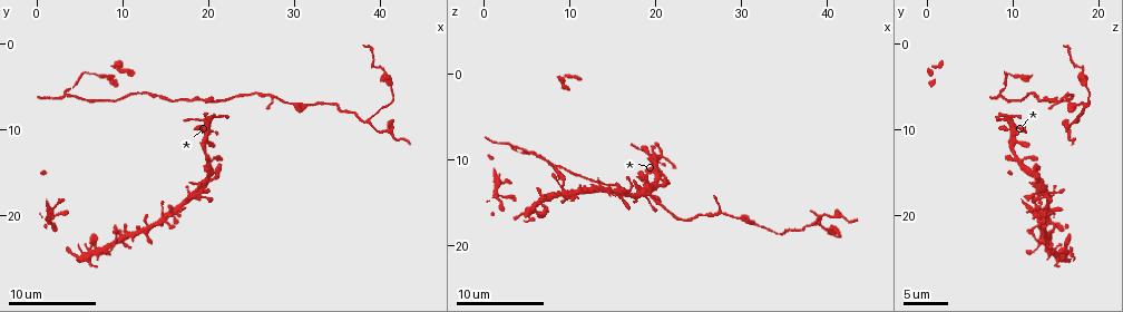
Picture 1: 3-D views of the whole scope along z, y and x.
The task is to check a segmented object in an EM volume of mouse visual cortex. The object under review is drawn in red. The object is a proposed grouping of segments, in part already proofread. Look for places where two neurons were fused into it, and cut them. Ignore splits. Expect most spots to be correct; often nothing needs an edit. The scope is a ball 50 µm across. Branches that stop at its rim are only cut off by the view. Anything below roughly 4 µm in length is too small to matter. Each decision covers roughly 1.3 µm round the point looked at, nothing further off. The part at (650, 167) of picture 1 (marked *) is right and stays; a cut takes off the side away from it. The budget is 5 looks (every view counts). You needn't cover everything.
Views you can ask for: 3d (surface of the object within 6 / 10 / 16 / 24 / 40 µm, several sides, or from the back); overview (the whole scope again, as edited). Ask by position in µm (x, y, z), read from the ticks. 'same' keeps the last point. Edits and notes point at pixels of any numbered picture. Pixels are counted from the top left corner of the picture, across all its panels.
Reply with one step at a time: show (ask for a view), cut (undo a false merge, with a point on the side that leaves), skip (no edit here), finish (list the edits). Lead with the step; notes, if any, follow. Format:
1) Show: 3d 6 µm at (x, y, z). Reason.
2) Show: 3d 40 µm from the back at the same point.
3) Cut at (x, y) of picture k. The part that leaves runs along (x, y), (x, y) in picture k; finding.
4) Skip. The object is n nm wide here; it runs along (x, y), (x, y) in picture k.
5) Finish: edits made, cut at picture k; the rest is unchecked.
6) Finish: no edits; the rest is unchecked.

Show: 3d 6 µm at (18.8, 6.4, 13.8).

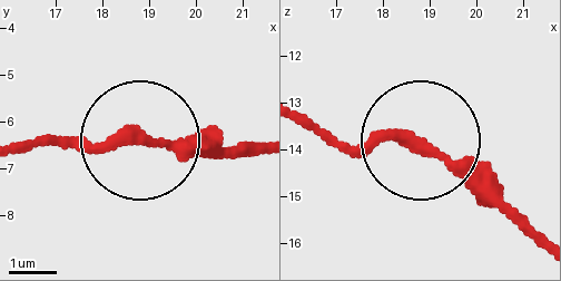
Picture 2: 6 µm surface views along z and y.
Show: 3d 6 µm from the back at (18.65, 6.25, 13.90).

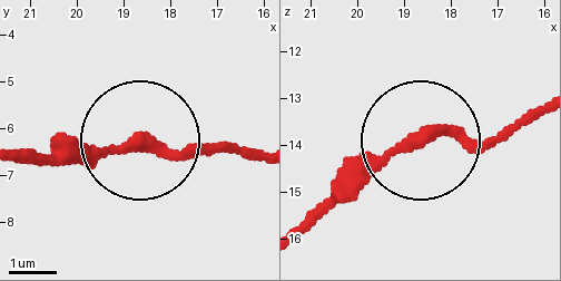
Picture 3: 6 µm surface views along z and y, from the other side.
Skip. The side arm is 33 µm long; continuous, no second neuron.

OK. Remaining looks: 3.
Show: 3d 6 µm at (27.4, 6.0, 16.2). Three arms meet.

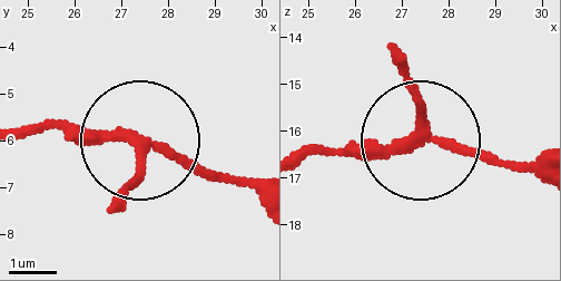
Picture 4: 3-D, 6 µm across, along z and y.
Show: 3d 6 µm from the back at (27.40, 6.00, 16.20). From behind.

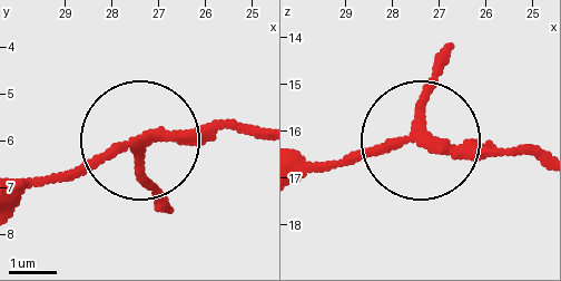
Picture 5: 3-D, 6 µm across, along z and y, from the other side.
Skip. The object is 190 nm wide here; continuous, no second neuron.

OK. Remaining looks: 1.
Finish: no edits; the rest is unchecked.

